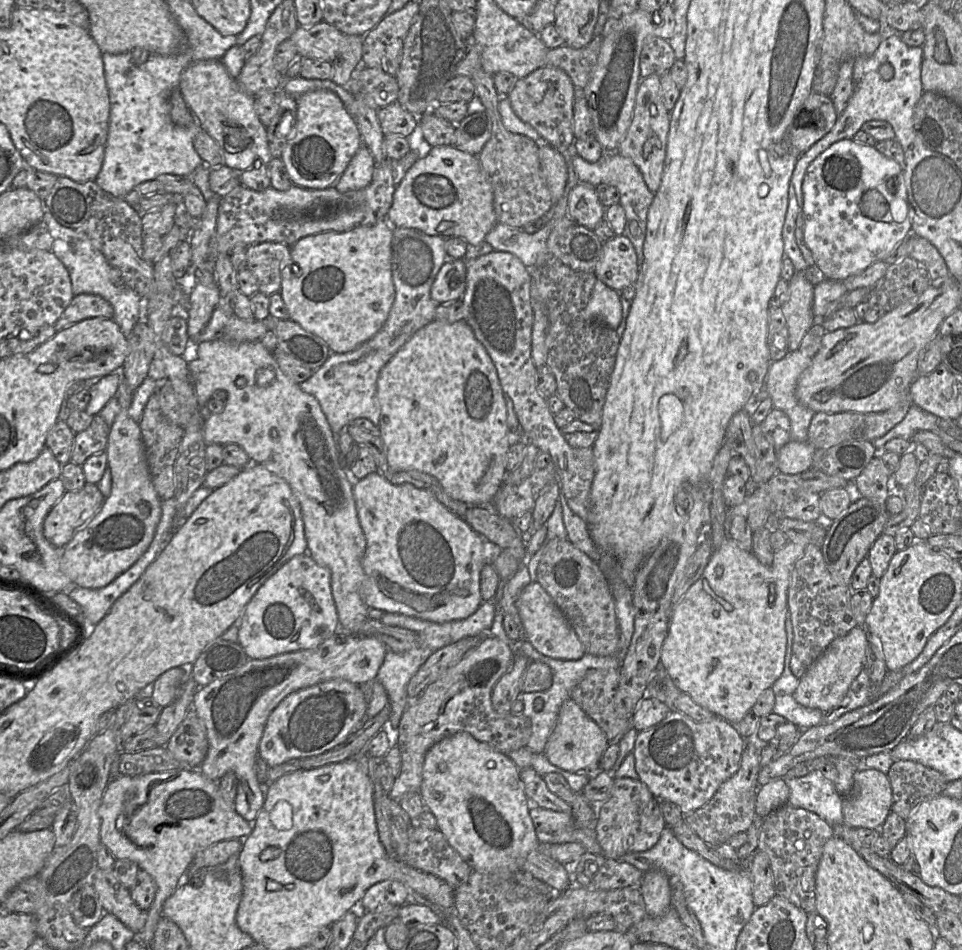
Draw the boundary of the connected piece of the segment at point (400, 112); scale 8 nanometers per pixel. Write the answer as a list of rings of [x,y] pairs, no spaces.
[[[398,101],[378,109],[377,115],[384,136],[401,135],[408,138],[418,125],[419,117],[404,109]]]

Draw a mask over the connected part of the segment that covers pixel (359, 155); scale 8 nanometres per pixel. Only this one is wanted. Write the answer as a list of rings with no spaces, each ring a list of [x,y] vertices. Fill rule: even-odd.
[[[364,144],[349,162],[334,187],[341,193],[363,189],[372,181],[376,162]]]

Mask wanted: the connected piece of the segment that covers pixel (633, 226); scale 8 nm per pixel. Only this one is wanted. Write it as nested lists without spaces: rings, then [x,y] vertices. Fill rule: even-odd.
[[[604,152],[600,159],[594,163],[584,160],[577,154],[572,156],[572,167],[578,177],[579,182],[588,183],[594,187],[599,184],[609,184],[616,187],[620,194],[619,203],[623,207],[626,216],[626,224],[623,234],[633,244],[639,268],[643,263],[643,245],[646,235],[647,214],[653,201],[654,193],[647,187],[641,171],[636,164],[616,152]]]

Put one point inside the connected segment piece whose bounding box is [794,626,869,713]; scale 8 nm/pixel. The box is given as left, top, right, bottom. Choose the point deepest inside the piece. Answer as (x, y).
(824, 685)

